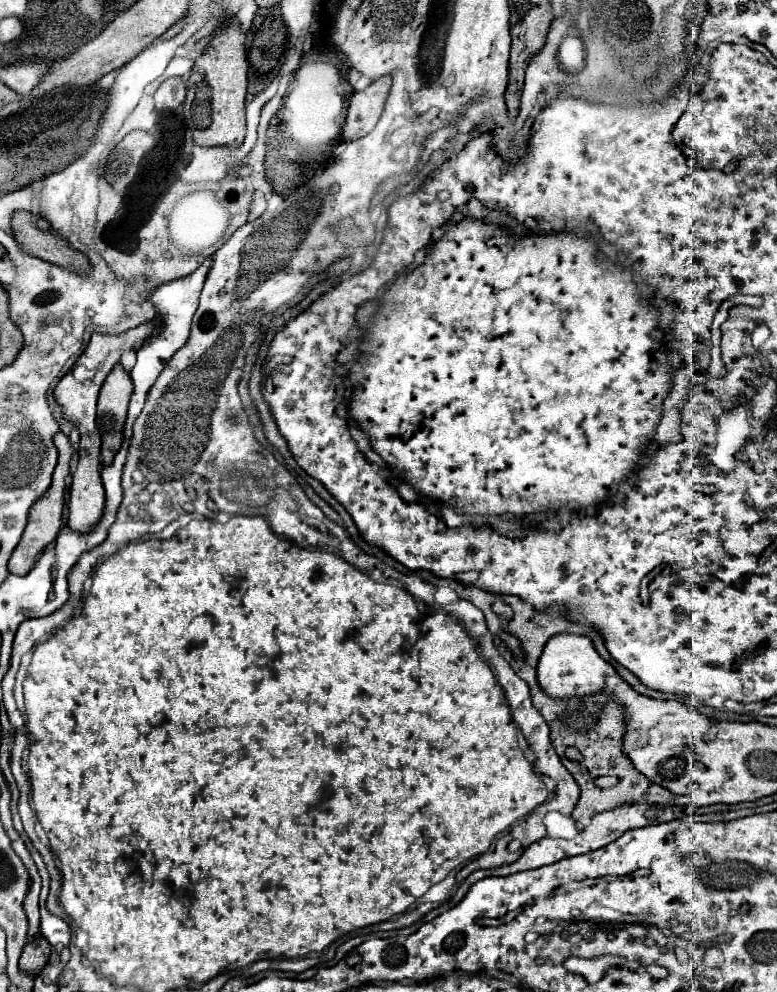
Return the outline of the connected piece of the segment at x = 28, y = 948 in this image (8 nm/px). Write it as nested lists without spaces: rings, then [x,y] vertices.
[[[37,934],[35,940],[31,940],[31,942],[25,944],[23,954],[19,958],[19,968],[23,968],[23,972],[35,976],[47,964],[49,954],[51,954],[51,946],[47,944],[47,940],[41,934]]]

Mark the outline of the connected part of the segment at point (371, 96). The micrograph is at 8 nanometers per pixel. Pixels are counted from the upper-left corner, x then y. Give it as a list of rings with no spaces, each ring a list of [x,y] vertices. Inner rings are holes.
[[[385,76],[383,80],[377,80],[371,86],[367,86],[365,90],[355,92],[351,96],[341,142],[363,138],[365,134],[369,134],[375,128],[375,124],[381,116],[383,104],[387,100],[389,88],[391,88],[391,78]]]

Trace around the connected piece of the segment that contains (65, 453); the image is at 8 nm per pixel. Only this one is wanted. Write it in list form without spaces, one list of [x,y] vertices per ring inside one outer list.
[[[57,432],[57,434],[55,434],[55,448],[57,448],[57,452],[59,452],[59,460],[57,460],[57,466],[55,466],[55,472],[53,472],[51,488],[43,494],[43,500],[37,500],[37,502],[31,506],[27,528],[25,528],[25,532],[23,532],[23,536],[21,536],[21,542],[17,544],[11,560],[9,560],[9,572],[11,572],[11,574],[19,574],[19,576],[21,576],[21,574],[27,574],[27,572],[33,568],[37,556],[45,550],[45,546],[49,546],[49,544],[55,540],[55,536],[57,536],[57,532],[59,532],[59,528],[61,528],[65,478],[69,476],[69,462],[71,462],[71,454],[73,454],[71,444],[69,444],[69,438],[67,438],[63,432]]]

